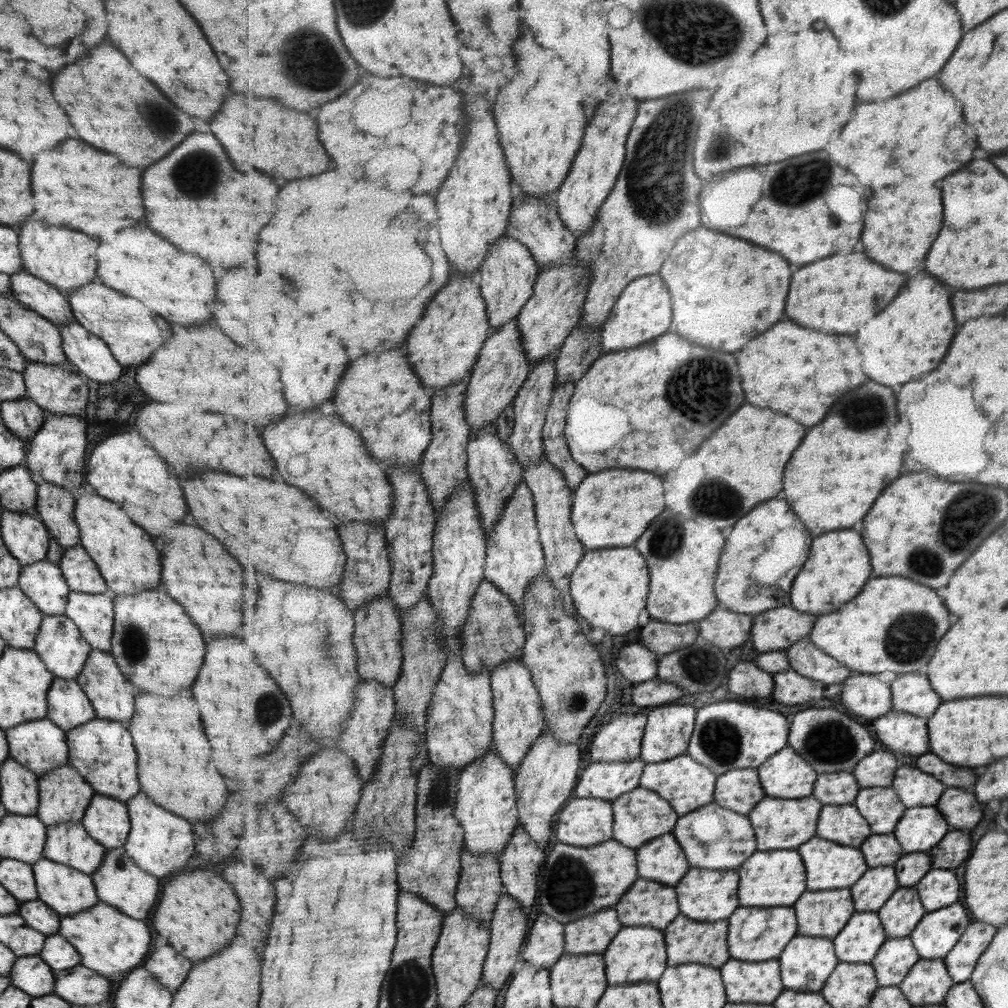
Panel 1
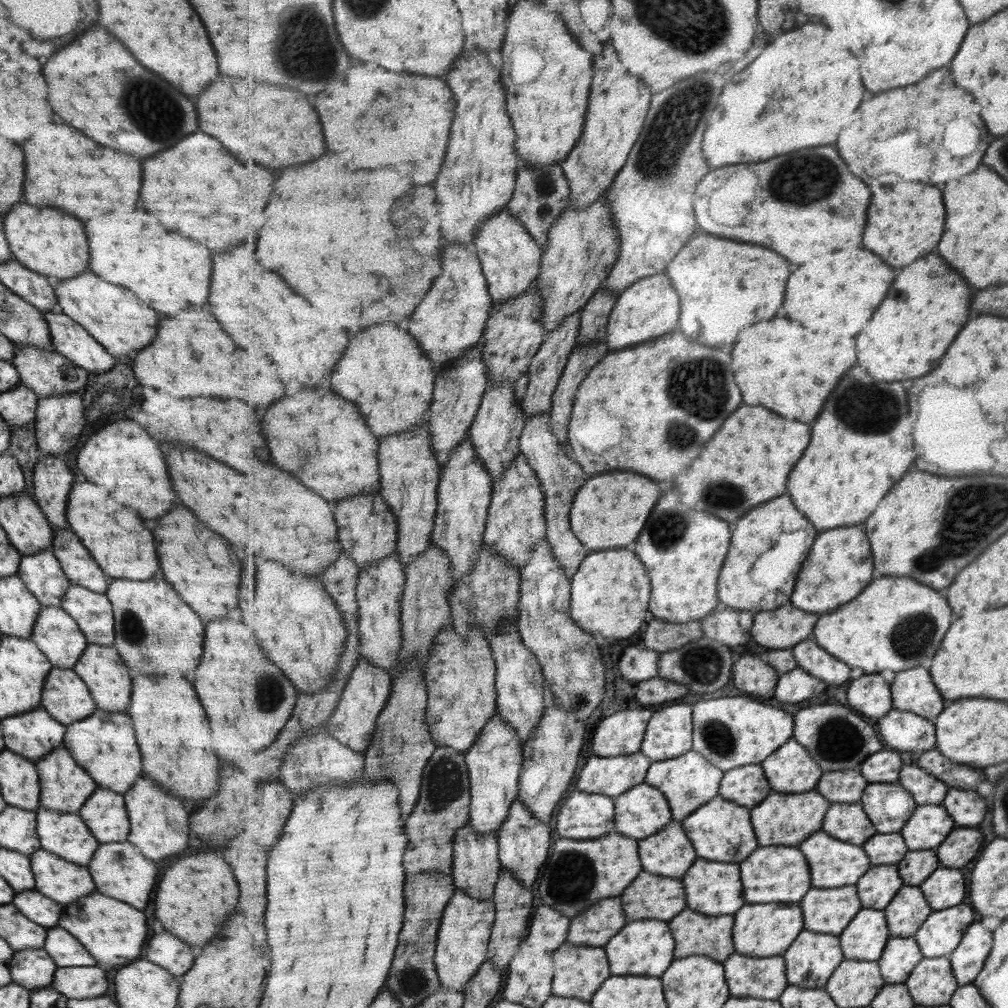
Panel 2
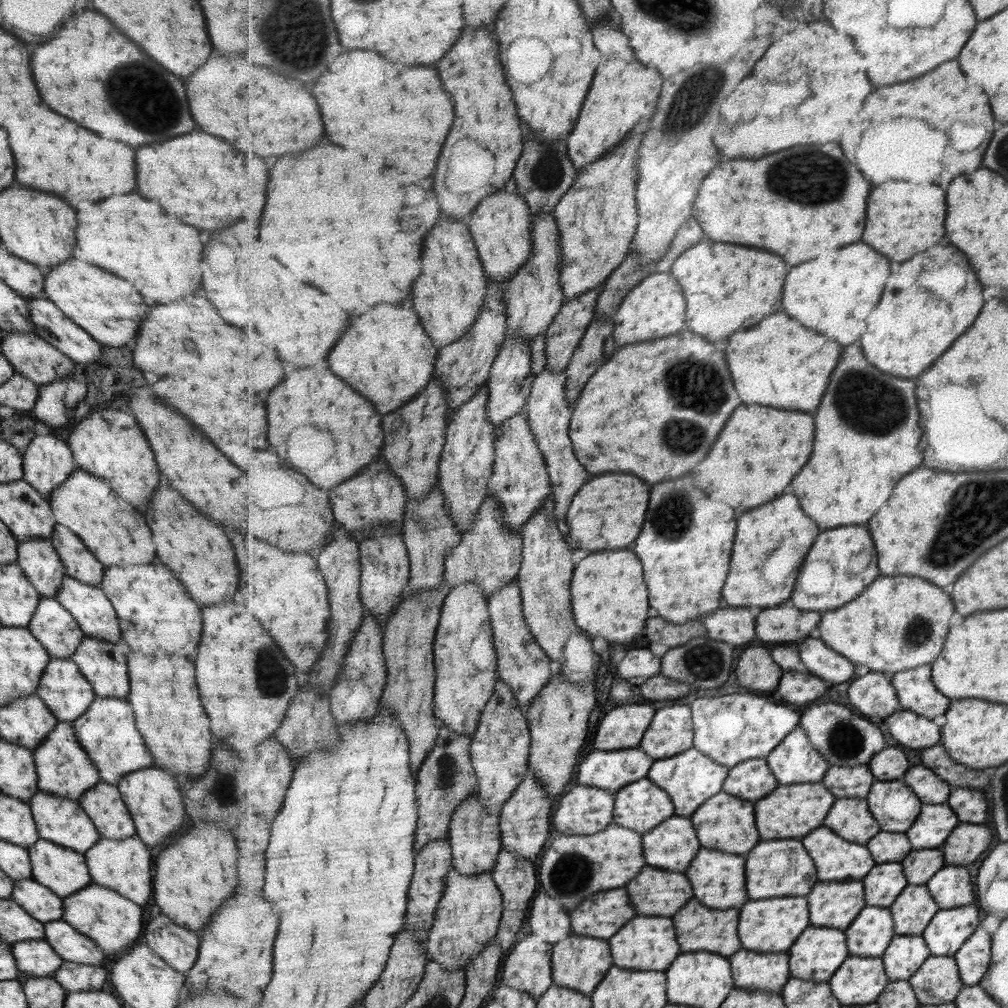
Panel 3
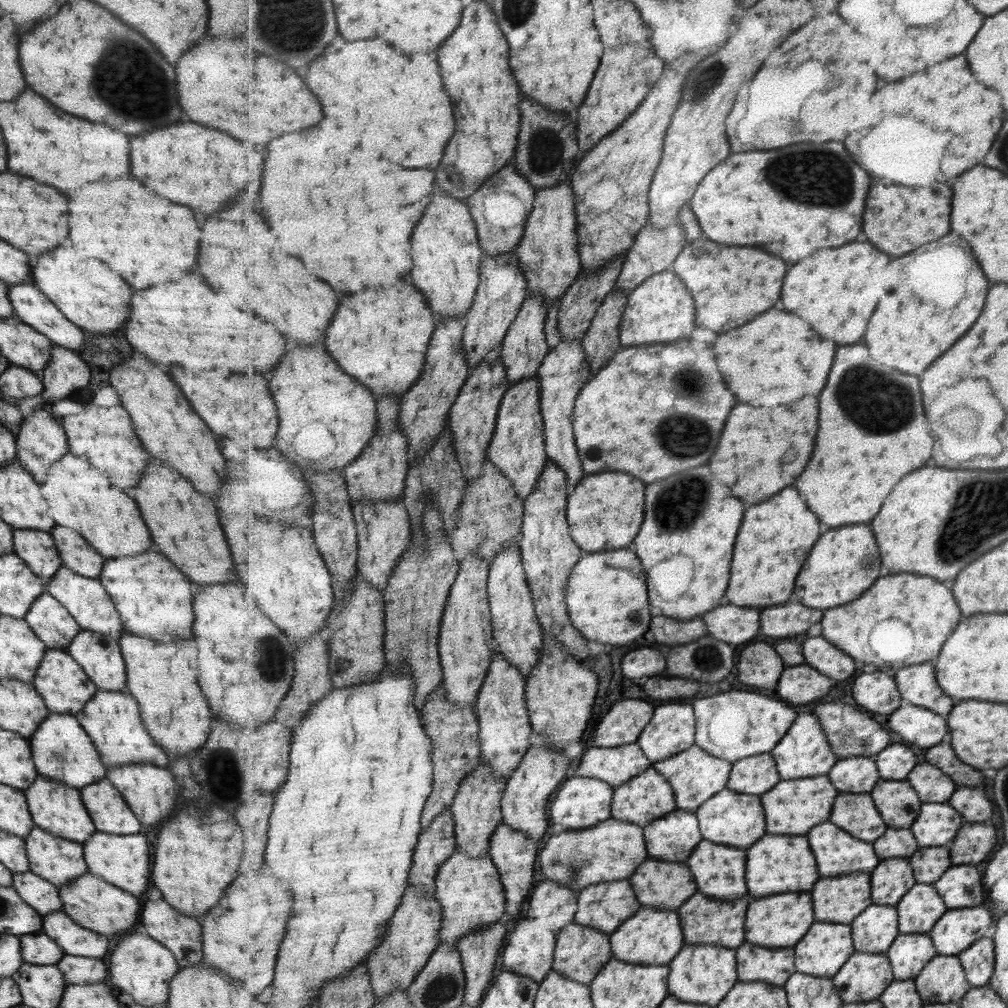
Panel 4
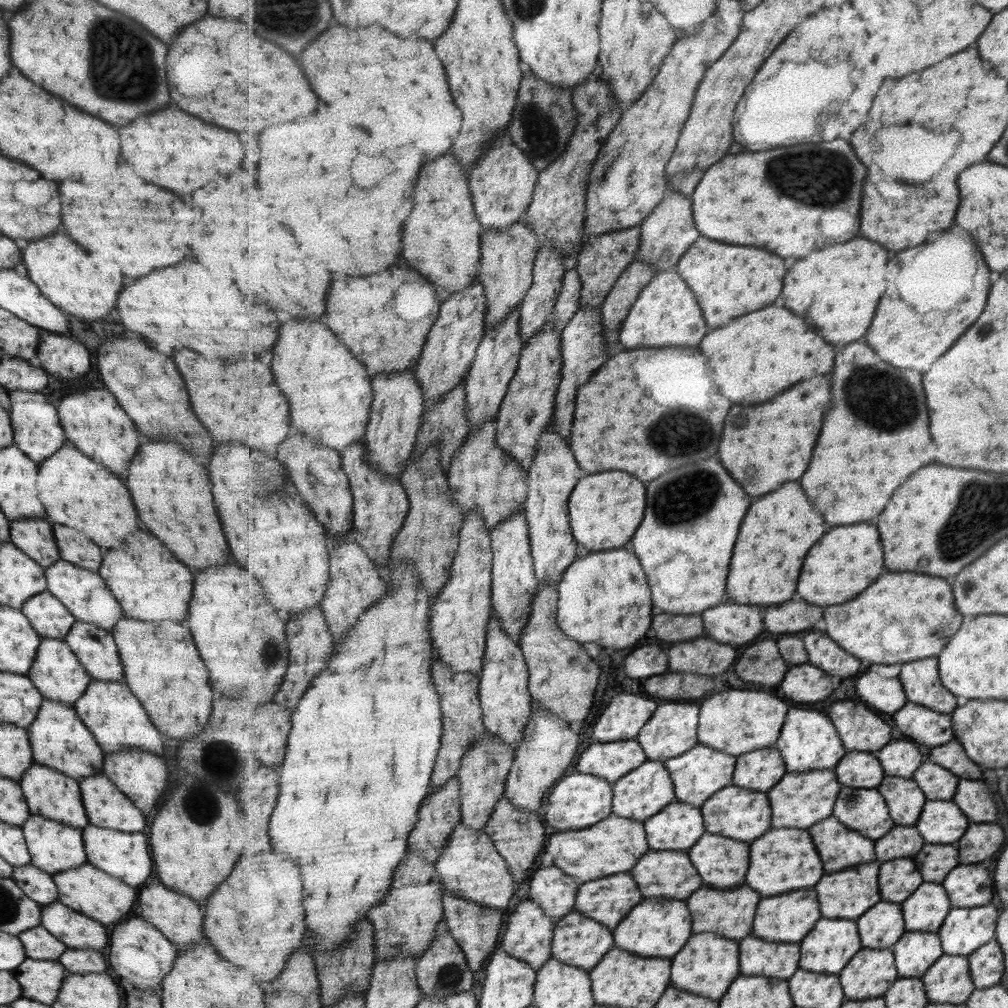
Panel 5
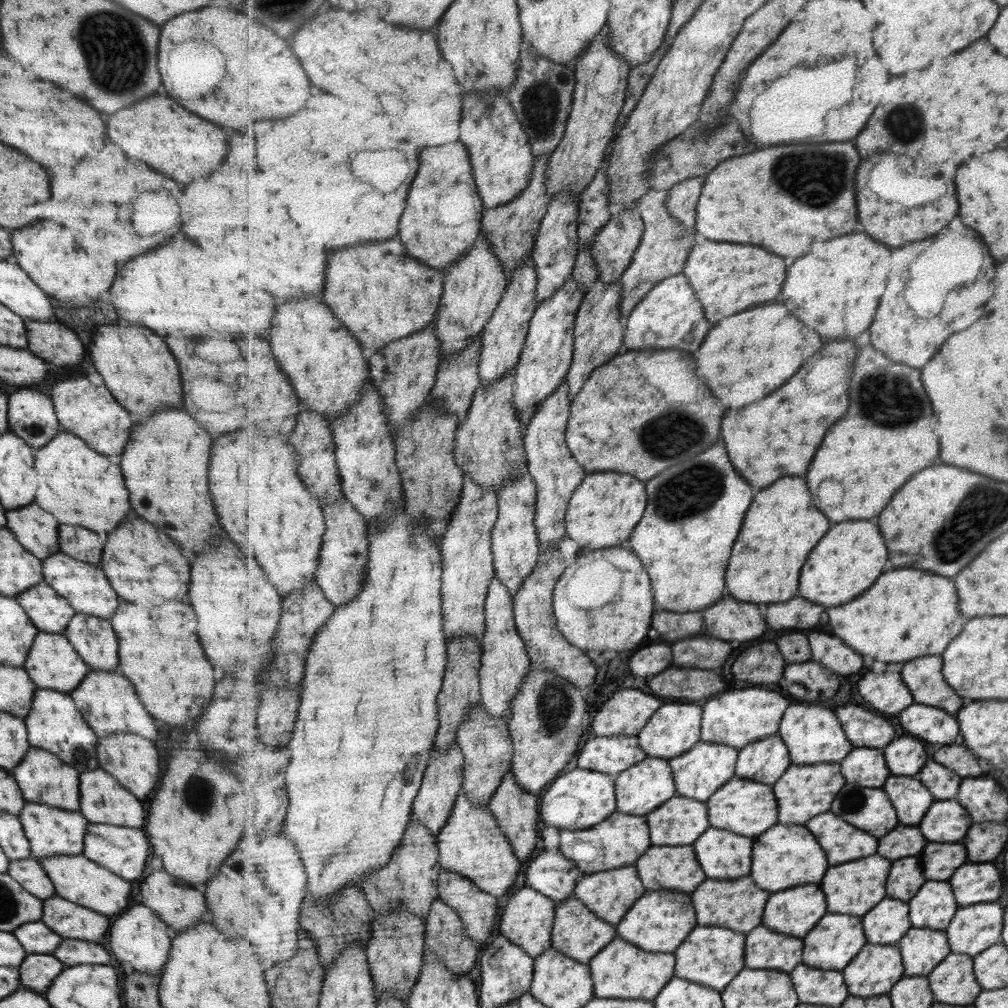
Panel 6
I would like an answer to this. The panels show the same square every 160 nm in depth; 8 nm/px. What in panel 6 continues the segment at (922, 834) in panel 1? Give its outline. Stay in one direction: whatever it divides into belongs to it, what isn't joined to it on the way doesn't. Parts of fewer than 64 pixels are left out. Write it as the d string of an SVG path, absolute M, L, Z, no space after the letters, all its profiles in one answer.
M955 798L936 800L919 828L929 842L951 843L966 838L974 823L970 812Z

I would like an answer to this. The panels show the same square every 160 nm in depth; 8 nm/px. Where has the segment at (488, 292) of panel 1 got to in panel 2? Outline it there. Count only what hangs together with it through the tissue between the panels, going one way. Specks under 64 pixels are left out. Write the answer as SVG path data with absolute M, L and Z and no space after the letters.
M506 210L498 212L486 220L474 237L474 249L482 261L482 267L490 285L490 293L495 303L507 302L515 296L527 292L537 282L542 271L543 248L527 230L525 224Z

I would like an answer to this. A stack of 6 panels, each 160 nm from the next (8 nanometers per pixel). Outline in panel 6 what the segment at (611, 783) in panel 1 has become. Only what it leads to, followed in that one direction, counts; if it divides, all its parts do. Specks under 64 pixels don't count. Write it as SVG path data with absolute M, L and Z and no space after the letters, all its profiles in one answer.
M590 735L579 753L577 766L616 777L647 757L638 736Z

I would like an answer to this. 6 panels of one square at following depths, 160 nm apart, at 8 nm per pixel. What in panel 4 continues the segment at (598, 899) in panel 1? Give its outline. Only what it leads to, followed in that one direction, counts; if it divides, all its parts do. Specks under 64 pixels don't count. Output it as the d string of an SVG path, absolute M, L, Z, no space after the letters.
M612 816L611 820L587 830L549 837L540 853L542 872L547 879L569 886L575 892L599 882L625 880L633 876L635 870L649 859L643 830L637 824L629 824Z

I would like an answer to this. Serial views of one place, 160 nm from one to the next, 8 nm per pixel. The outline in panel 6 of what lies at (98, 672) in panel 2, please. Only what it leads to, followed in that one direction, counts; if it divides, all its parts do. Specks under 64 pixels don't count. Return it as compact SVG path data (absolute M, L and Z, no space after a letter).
M74 614L63 635L90 669L103 672L117 670L117 639L109 621Z

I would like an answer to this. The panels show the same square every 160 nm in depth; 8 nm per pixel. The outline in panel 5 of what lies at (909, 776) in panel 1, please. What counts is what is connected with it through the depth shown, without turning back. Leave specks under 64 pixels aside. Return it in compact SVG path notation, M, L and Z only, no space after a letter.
M935 761L923 762L923 768L918 768L913 775L913 779L918 781L929 800L953 800L959 778L961 777L950 769L935 764Z

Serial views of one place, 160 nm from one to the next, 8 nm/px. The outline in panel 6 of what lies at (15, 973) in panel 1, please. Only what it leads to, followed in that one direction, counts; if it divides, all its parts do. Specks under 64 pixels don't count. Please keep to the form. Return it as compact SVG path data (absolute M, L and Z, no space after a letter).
M41 922L21 924L12 932L12 935L23 946L25 954L51 954L61 942L61 938Z

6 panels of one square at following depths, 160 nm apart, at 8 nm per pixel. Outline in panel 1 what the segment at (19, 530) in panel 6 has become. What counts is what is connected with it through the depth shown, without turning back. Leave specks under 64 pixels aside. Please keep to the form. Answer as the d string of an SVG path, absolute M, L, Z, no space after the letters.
M43 559L21 566L16 586L43 616L64 614L70 590L57 565Z

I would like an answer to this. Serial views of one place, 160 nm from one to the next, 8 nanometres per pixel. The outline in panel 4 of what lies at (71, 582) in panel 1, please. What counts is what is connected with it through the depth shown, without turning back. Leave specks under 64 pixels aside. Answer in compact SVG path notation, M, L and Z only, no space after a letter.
M55 526L50 530L55 548L57 548L62 566L79 576L89 579L97 579L101 572L101 556L95 554L95 550L85 544L85 540L63 526Z

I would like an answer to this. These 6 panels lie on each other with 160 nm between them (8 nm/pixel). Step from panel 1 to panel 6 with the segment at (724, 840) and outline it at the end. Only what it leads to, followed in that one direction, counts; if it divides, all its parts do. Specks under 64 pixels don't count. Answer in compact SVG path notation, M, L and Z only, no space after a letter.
M735 776L706 802L711 808L711 826L739 832L741 836L759 836L779 822L779 806L773 794L774 785Z

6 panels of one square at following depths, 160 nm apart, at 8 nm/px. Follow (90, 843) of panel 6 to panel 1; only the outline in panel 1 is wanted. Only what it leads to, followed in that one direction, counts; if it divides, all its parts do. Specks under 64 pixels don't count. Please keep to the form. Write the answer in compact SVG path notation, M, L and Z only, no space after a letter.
M122 847L106 851L99 869L95 870L90 878L99 901L115 908L115 911L123 913L124 916L131 916L133 920L145 920L157 900L158 880L135 868L133 861L125 856Z

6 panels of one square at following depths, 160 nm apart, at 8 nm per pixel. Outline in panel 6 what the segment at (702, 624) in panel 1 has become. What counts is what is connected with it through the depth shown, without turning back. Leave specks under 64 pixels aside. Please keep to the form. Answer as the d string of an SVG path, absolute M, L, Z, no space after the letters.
M735 598L719 600L703 614L707 630L721 640L751 640L767 630L767 622L759 612L757 604L739 602Z

